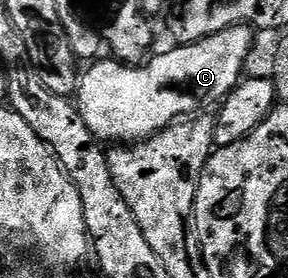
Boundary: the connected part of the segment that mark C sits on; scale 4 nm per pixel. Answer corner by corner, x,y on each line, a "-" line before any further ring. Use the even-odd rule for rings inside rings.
229,26
198,42
174,45
174,50
169,50
166,54
154,53
144,64
126,64
116,60
94,61
90,65
94,66
86,74
84,71
80,75
75,105
87,128
91,128
93,135
102,143
132,144
150,138
178,120
188,119
198,112
208,111
205,110
208,106
216,107
224,102
225,97
242,81
241,69
253,50
253,37
254,31
248,26

